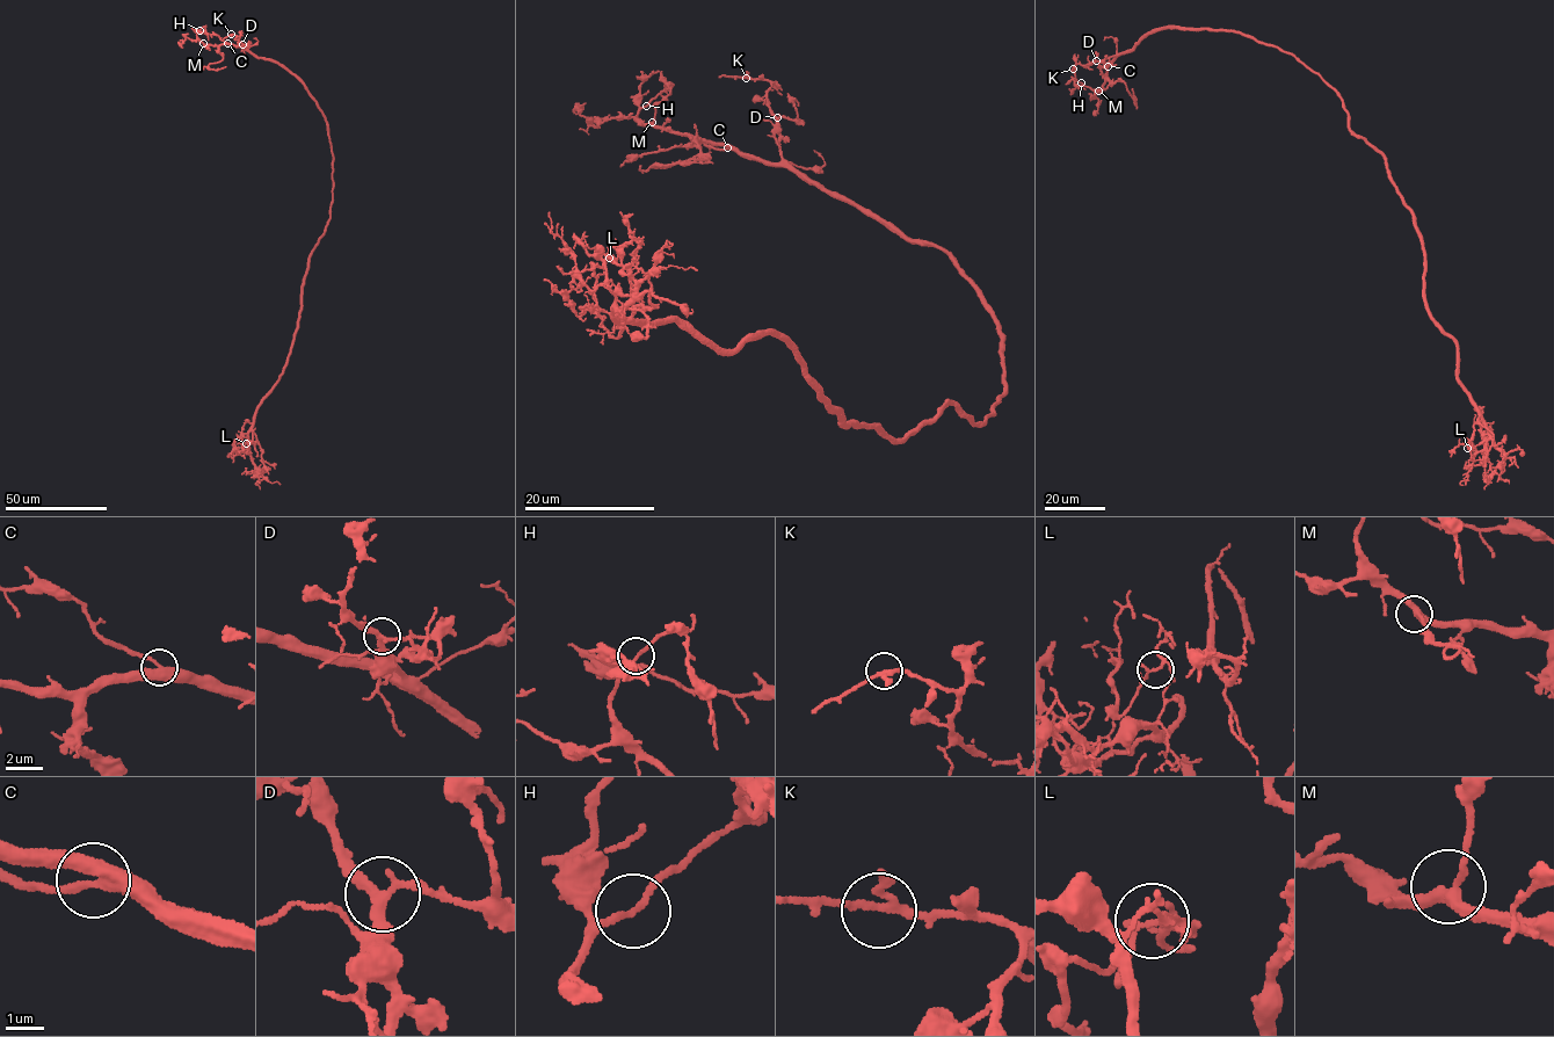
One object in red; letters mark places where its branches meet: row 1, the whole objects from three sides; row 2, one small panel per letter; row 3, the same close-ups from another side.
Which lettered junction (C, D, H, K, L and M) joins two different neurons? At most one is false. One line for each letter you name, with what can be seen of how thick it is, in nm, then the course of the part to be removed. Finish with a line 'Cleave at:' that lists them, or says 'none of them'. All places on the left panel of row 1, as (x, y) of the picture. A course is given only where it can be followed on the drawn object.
L: calibre 120 nm; course (246, 443), (242, 448), (241, 441), (237, 439), (233, 447), (238, 454), (235, 450), (229, 456)
Cleave at: L

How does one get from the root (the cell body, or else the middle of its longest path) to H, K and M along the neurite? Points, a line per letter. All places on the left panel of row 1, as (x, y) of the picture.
H: (327, 222), (332, 147), (328, 124), (307, 88), (278, 64), (245, 49), (203, 43), (196, 36), (200, 30)
K: (327, 222), (332, 200), (333, 160), (322, 114), (296, 75), (253, 55), (240, 42), (239, 36), (231, 34)
M: (327, 222), (332, 200), (332, 147), (328, 124), (307, 88), (278, 64), (245, 49), (203, 43)

